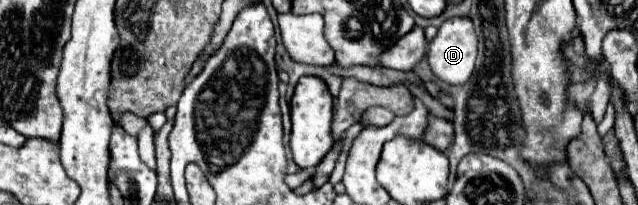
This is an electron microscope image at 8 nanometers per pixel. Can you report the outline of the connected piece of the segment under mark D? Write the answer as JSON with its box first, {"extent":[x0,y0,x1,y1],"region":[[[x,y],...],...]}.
{"extent":[428,18,478,86],"region":[[[450,18],[440,28],[428,48],[432,72],[456,86],[466,84],[476,62],[478,38],[470,18]]]}

